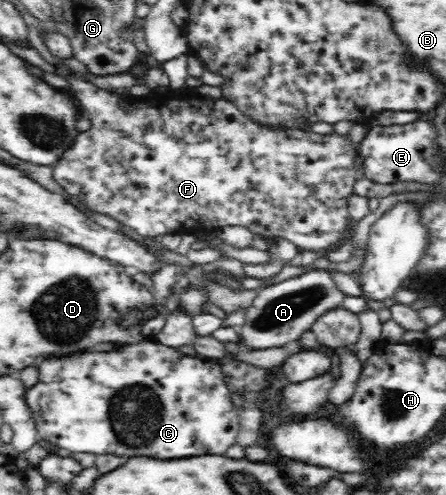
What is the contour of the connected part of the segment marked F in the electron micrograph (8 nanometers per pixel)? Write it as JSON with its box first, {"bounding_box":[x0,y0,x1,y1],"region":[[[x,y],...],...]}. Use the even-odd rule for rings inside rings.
{"bounding_box":[52,65,364,252],"region":[[[57,65],[57,66],[55,66],[55,67],[56,67],[56,68],[57,68],[57,71],[59,71],[59,75],[61,75],[61,77],[63,77],[63,79],[65,79],[65,81],[67,81],[67,83],[69,83],[69,85],[70,85],[70,87],[71,87],[71,89],[70,89],[70,91],[71,91],[71,92],[72,92],[72,95],[73,95],[73,97],[74,97],[74,98],[75,98],[75,99],[76,99],[76,100],[77,100],[77,101],[78,101],[78,104],[79,104],[79,107],[81,107],[81,109],[83,109],[83,111],[85,111],[85,112],[86,112],[86,113],[87,113],[87,115],[88,115],[88,116],[89,116],[89,119],[90,119],[90,122],[91,122],[91,128],[90,128],[90,129],[89,129],[89,130],[88,130],[88,131],[85,131],[85,132],[81,132],[81,133],[80,133],[80,134],[79,134],[79,135],[78,135],[78,136],[77,136],[77,137],[76,137],[76,138],[75,138],[75,141],[74,141],[74,142],[73,142],[73,145],[72,145],[72,146],[71,146],[71,147],[70,147],[70,148],[69,148],[69,149],[67,149],[67,151],[66,151],[66,153],[65,153],[65,154],[63,154],[63,157],[62,157],[62,158],[61,158],[61,159],[60,159],[60,160],[59,160],[59,161],[58,161],[58,162],[57,162],[57,163],[56,163],[56,164],[55,164],[55,165],[53,165],[53,167],[52,167],[52,176],[53,176],[53,177],[54,177],[54,180],[55,180],[55,181],[56,181],[56,182],[57,182],[57,183],[58,183],[58,184],[59,184],[59,185],[61,185],[61,187],[62,187],[62,188],[63,188],[63,189],[64,189],[64,190],[65,190],[65,191],[66,191],[66,192],[67,192],[67,193],[70,193],[70,194],[71,194],[71,195],[77,195],[77,197],[81,197],[81,198],[82,198],[82,201],[83,201],[83,202],[84,202],[84,203],[88,203],[88,207],[90,207],[90,209],[94,209],[94,211],[98,211],[98,212],[99,212],[99,213],[103,213],[103,214],[105,214],[105,215],[109,215],[109,216],[111,216],[111,217],[113,217],[113,218],[115,218],[115,219],[117,219],[117,221],[120,221],[120,223],[124,223],[124,224],[125,224],[125,225],[129,225],[129,226],[131,226],[131,227],[132,227],[132,228],[133,228],[133,229],[134,229],[134,230],[135,230],[135,231],[137,231],[137,233],[138,233],[138,234],[139,234],[139,235],[142,235],[142,236],[143,236],[143,237],[157,237],[157,236],[160,236],[160,235],[167,235],[167,234],[180,234],[180,235],[181,235],[181,234],[183,234],[183,233],[196,233],[196,234],[198,234],[198,237],[200,237],[200,235],[203,235],[203,233],[205,233],[205,232],[209,232],[209,231],[213,231],[213,232],[216,232],[216,231],[217,231],[217,230],[219,230],[219,229],[221,229],[221,227],[223,227],[223,226],[228,226],[228,225],[233,225],[233,226],[243,226],[243,227],[245,227],[245,228],[247,228],[247,230],[249,230],[249,231],[251,231],[251,233],[253,233],[253,235],[255,235],[255,234],[259,234],[259,235],[262,235],[262,236],[263,236],[263,237],[264,237],[264,238],[268,238],[268,239],[270,239],[270,241],[273,241],[273,242],[275,242],[275,241],[277,241],[277,239],[279,239],[279,237],[283,237],[283,239],[287,239],[287,241],[291,241],[291,243],[293,243],[293,244],[295,244],[295,245],[296,245],[296,247],[297,247],[297,248],[301,248],[301,249],[305,249],[305,250],[307,250],[307,251],[314,251],[314,252],[316,252],[316,251],[321,251],[321,249],[329,249],[329,247],[333,247],[333,245],[337,245],[337,243],[339,243],[339,241],[343,241],[343,237],[349,237],[349,235],[347,235],[347,229],[349,229],[349,218],[350,218],[350,215],[349,215],[349,198],[350,198],[350,197],[351,197],[351,196],[352,196],[352,195],[353,195],[353,194],[354,194],[354,192],[353,192],[353,185],[355,185],[355,181],[357,181],[357,179],[360,179],[360,178],[363,178],[363,177],[364,177],[364,175],[363,175],[363,173],[362,173],[362,172],[361,172],[361,170],[359,170],[359,169],[357,169],[357,167],[355,167],[355,161],[357,161],[357,149],[355,149],[355,145],[353,145],[353,143],[352,143],[352,142],[351,142],[351,141],[350,141],[350,140],[349,140],[349,137],[345,137],[345,135],[339,135],[339,133],[337,133],[337,132],[335,132],[335,133],[333,133],[333,134],[332,134],[332,135],[323,135],[323,134],[321,134],[321,133],[315,133],[315,132],[313,132],[313,131],[311,131],[311,130],[307,130],[307,129],[299,129],[299,128],[295,128],[295,127],[285,127],[285,126],[284,126],[284,125],[282,125],[282,124],[280,124],[280,125],[274,125],[274,124],[268,124],[268,125],[263,125],[263,124],[262,124],[262,123],[261,123],[261,122],[260,122],[260,121],[255,121],[255,120],[254,120],[254,119],[251,119],[251,118],[250,118],[250,117],[247,117],[247,116],[246,116],[246,115],[245,115],[245,114],[244,114],[244,113],[243,113],[243,112],[242,112],[242,111],[241,111],[241,110],[240,110],[240,109],[239,109],[239,108],[238,108],[238,107],[237,107],[237,106],[236,106],[236,105],[235,105],[235,104],[234,104],[234,103],[233,103],[233,102],[232,102],[232,101],[229,101],[229,100],[225,100],[225,99],[224,99],[224,98],[221,98],[221,99],[206,99],[206,98],[204,98],[204,97],[203,97],[203,95],[199,95],[199,91],[197,91],[197,90],[188,90],[188,89],[185,89],[185,91],[183,91],[183,95],[180,95],[180,94],[178,94],[178,93],[177,93],[177,92],[173,92],[173,91],[171,91],[171,90],[170,90],[170,91],[167,91],[167,92],[166,92],[166,93],[163,93],[163,94],[161,94],[161,95],[156,95],[156,94],[151,94],[151,93],[150,93],[150,94],[148,94],[148,95],[143,95],[143,99],[139,99],[139,97],[135,97],[135,99],[134,99],[134,98],[132,98],[132,96],[131,96],[131,95],[130,95],[130,94],[127,94],[127,95],[125,95],[125,97],[124,97],[124,96],[122,96],[122,95],[117,95],[117,94],[111,94],[111,93],[107,93],[107,91],[105,91],[105,90],[103,90],[103,89],[100,89],[100,88],[99,88],[99,87],[97,87],[97,85],[93,85],[93,83],[90,83],[90,82],[89,82],[89,81],[85,81],[85,79],[81,79],[81,77],[79,77],[79,75],[75,75],[75,72],[71,72],[71,69],[69,69],[69,67],[65,67],[65,65]],[[235,149],[245,149],[245,151],[247,151],[247,153],[251,153],[251,157],[249,157],[249,159],[241,159],[241,157],[239,157],[239,153],[235,153]]]}

